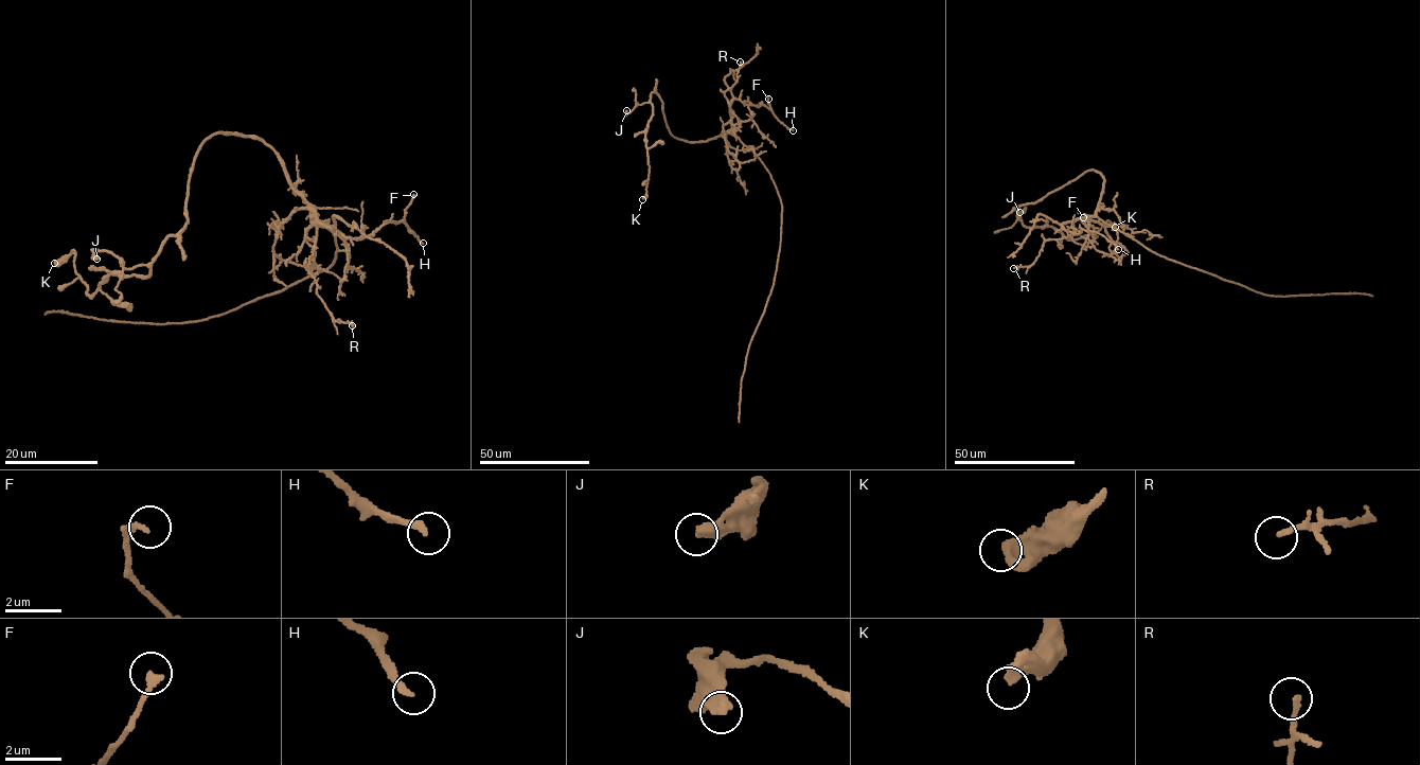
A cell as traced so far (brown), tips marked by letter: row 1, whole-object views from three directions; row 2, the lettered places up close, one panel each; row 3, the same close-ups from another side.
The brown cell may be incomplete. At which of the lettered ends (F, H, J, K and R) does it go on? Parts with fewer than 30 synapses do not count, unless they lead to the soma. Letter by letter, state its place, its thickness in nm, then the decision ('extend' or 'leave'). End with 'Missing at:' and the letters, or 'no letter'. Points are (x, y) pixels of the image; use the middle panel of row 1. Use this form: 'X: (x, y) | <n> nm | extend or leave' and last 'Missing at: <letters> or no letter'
F: (768, 99) | 200 nm | leave
H: (793, 130) | 200 nm | leave
J: (626, 110) | 420 nm | leave
K: (642, 199) | 480 nm | leave
R: (740, 61) | 130 nm | leave
Missing at: no letter

